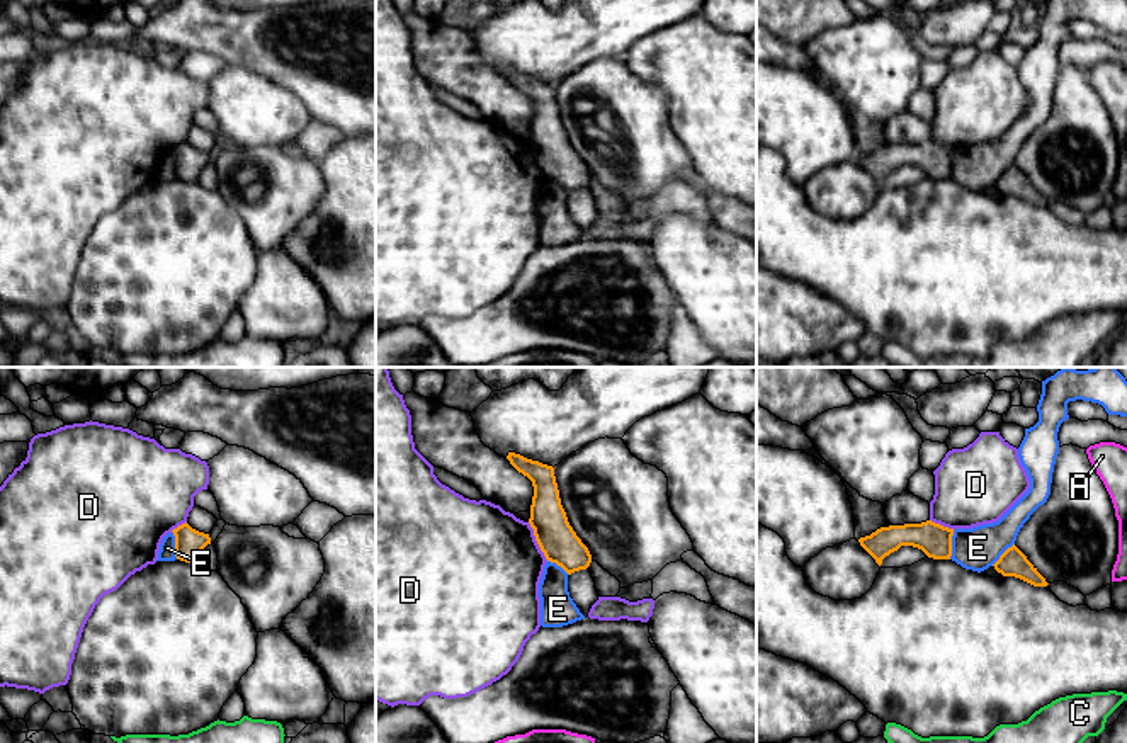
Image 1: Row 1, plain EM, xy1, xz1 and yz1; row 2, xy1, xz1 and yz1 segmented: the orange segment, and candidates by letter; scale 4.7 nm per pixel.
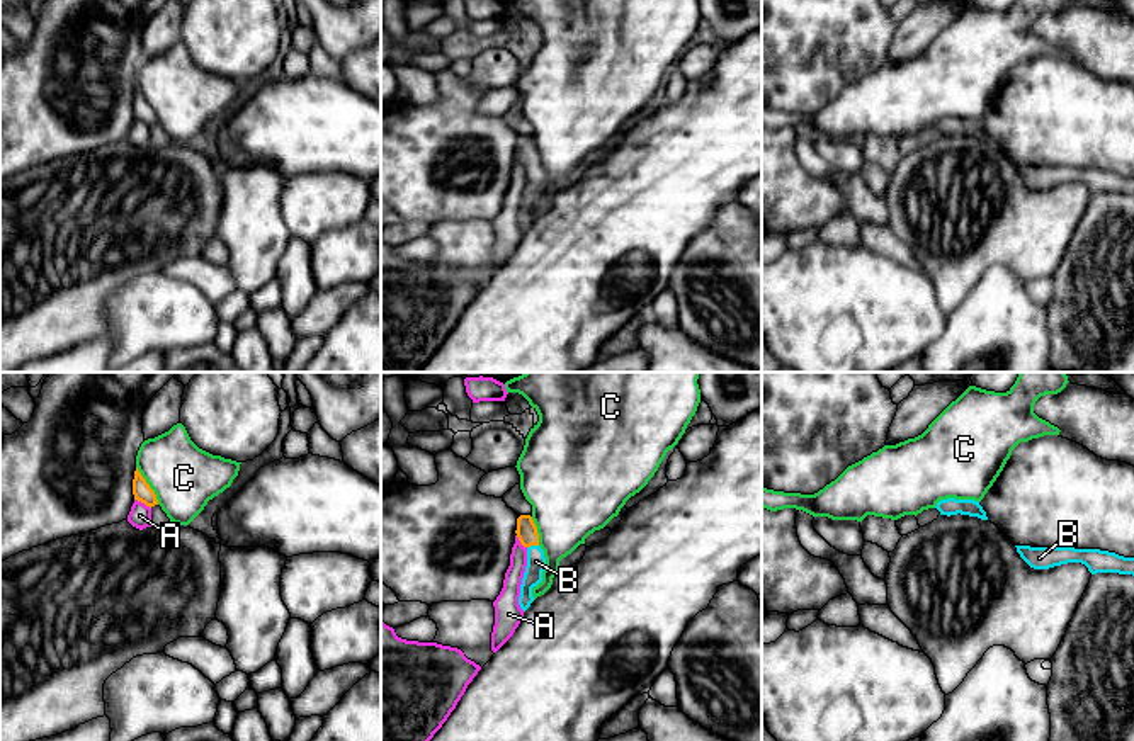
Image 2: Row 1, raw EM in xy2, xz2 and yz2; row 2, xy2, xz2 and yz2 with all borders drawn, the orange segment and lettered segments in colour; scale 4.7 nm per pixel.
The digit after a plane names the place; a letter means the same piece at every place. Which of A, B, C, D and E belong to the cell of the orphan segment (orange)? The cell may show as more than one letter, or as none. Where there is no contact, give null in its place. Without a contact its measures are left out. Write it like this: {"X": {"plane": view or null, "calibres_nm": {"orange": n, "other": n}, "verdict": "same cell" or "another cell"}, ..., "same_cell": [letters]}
{"A": {"plane": "xy2", "calibres_nm": {"orange": 90, "other": 110}, "verdict": "another cell"}, "B": {"plane": "xz2", "calibres_nm": {"orange": 100, "other": 90}, "verdict": "same cell"}, "C": {"plane": "xy2", "calibres_nm": {"orange": 90, "other": 320}, "verdict": "another cell"}, "D": {"plane": "xz1", "calibres_nm": {"orange": 180, "other": 500}, "verdict": "another cell"}, "E": {"plane": "yz1", "calibres_nm": {"orange": 160, "other": 200}, "verdict": "another cell"}, "same_cell": ["B"]}

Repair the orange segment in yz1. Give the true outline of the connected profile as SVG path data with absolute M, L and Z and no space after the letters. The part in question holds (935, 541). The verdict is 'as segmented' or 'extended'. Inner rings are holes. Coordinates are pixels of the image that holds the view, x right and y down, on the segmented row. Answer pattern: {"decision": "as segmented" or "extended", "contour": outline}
{"decision": "as segmented", "contour": "M926 520L921 524L881 527L870 536L860 537L858 542L881 566L882 559L901 546L918 547L933 559L950 559L952 536L954 529Z"}

